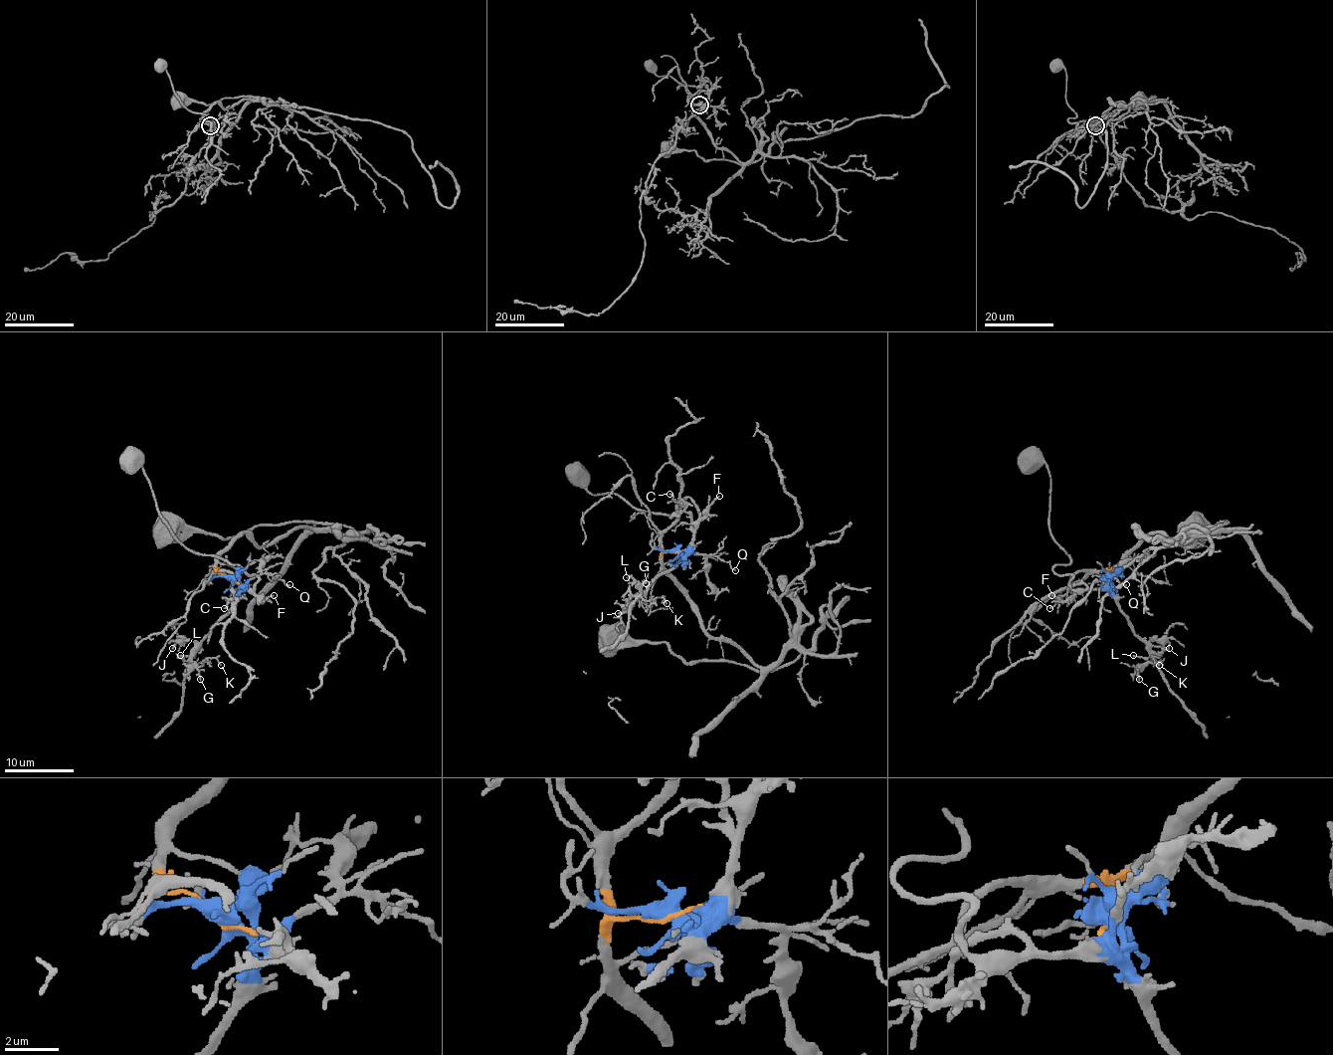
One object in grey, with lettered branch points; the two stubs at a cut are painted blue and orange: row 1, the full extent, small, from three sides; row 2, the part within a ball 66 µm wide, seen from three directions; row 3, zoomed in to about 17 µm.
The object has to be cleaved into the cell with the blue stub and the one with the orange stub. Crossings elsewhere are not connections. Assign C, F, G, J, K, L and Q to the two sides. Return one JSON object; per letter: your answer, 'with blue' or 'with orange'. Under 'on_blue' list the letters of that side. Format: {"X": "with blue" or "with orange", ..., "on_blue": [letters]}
{"C": "with blue", "F": "with blue", "G": "with blue", "J": "with blue", "K": "with blue", "L": "with blue", "Q": "with blue", "on_blue": ["C", "F", "G", "J", "K", "L", "Q"]}

